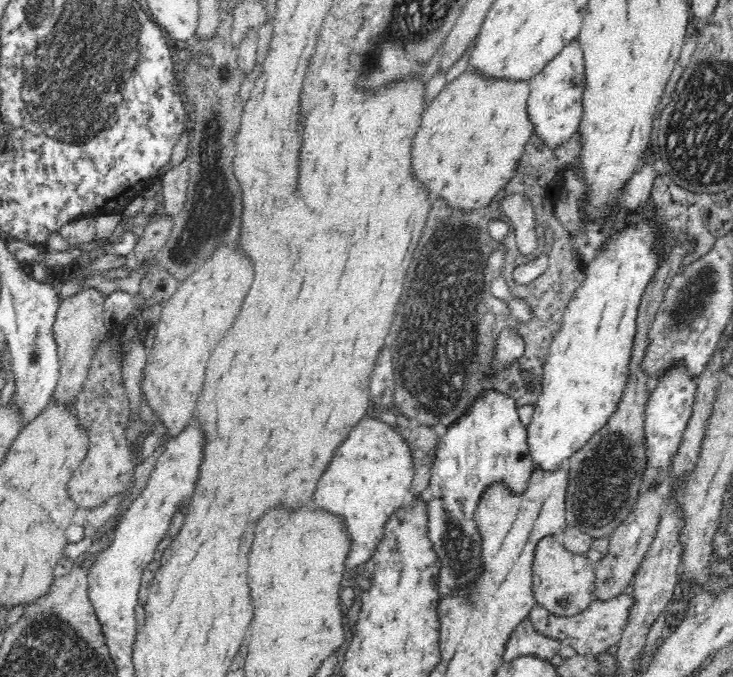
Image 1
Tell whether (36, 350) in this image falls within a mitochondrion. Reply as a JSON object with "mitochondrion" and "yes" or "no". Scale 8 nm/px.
{"mitochondrion":"yes"}

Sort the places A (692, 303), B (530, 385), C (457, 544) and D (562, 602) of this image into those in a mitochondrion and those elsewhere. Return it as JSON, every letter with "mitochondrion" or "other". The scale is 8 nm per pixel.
{"A":"mitochondrion","B":"other","C":"mitochondrion","D":"other"}

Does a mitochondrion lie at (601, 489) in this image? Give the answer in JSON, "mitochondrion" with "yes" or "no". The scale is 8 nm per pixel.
{"mitochondrion":"yes"}

